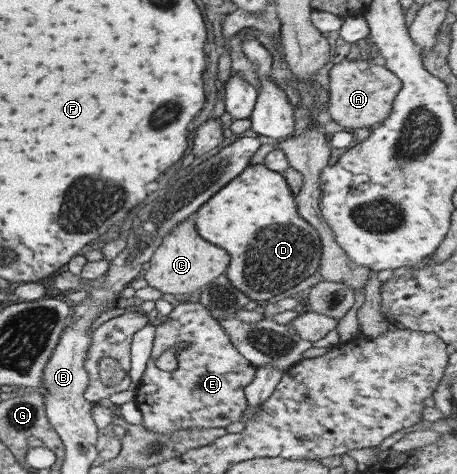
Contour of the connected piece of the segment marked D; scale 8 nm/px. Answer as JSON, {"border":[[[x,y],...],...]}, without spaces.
{"border":[[[249,164],[236,178],[230,180],[230,184],[218,189],[216,198],[210,196],[210,200],[206,200],[206,204],[194,212],[192,222],[198,236],[206,243],[228,252],[230,264],[225,272],[228,282],[250,301],[257,303],[258,300],[268,300],[296,286],[316,270],[314,266],[320,266],[322,246],[318,234],[298,216],[293,197],[281,173],[271,171],[262,164]]]}

